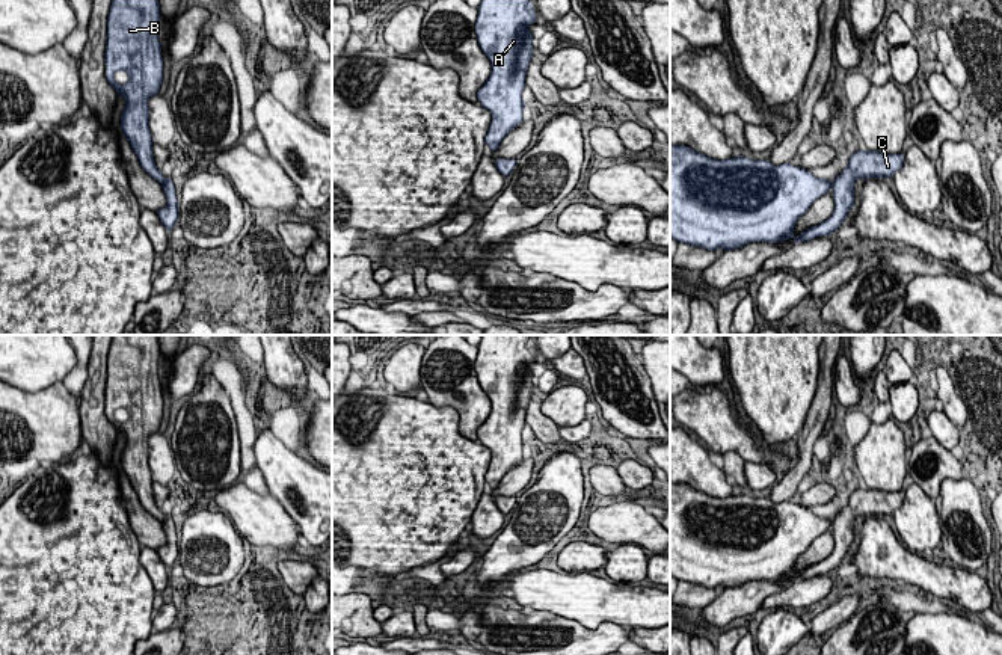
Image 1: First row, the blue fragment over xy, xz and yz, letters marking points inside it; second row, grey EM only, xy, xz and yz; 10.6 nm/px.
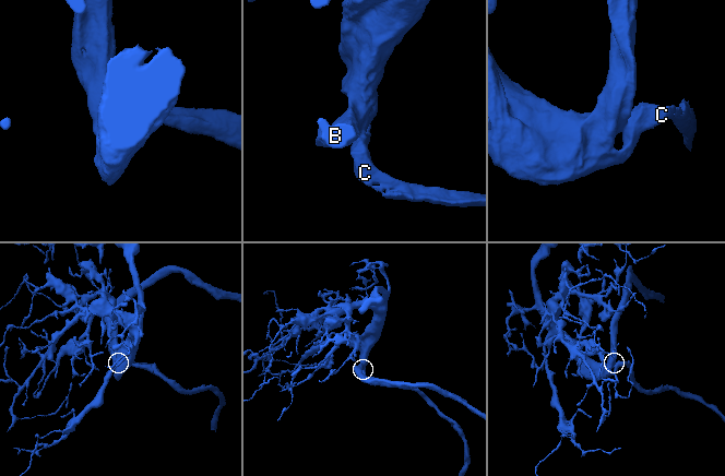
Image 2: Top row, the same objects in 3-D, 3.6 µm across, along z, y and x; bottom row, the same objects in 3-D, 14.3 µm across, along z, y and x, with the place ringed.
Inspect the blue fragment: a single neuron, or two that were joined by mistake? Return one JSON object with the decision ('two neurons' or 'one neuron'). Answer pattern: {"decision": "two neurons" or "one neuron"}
{"decision": "one neuron"}

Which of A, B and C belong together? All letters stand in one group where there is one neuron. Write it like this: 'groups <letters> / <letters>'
groups A B C

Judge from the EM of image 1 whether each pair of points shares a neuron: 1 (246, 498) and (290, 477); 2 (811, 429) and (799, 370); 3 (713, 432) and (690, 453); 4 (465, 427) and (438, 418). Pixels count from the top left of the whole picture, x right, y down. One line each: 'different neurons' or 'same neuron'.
1: different neurons
2: different neurons
3: different neurons
4: different neurons

